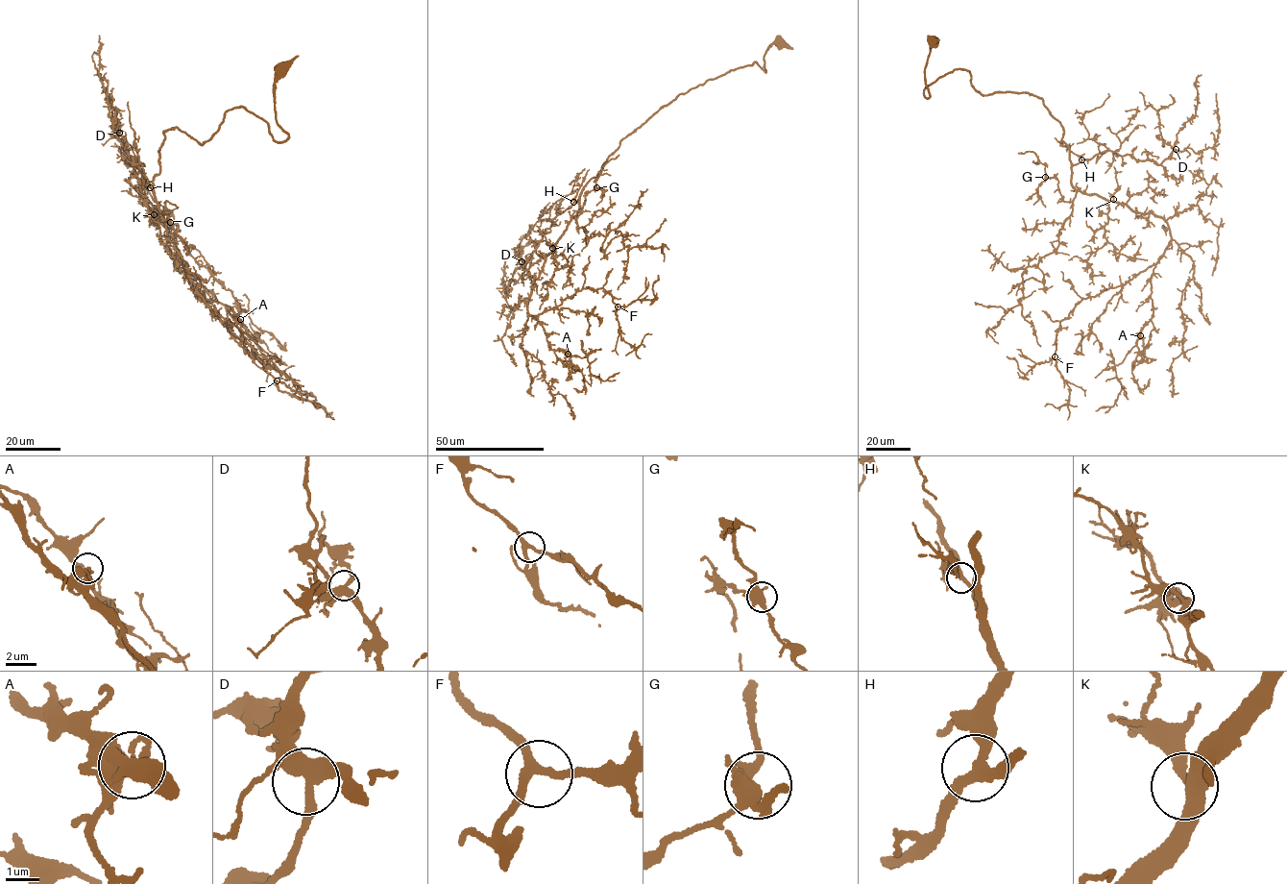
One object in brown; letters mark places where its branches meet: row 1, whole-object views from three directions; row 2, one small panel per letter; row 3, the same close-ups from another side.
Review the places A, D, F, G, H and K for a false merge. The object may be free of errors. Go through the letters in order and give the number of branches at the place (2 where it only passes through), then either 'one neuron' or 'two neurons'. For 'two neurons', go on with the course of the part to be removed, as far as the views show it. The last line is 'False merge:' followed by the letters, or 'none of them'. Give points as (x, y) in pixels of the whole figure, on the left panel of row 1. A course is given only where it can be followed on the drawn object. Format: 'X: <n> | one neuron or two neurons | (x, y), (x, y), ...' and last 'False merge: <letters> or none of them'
A: 2 | two neurons | (240, 319), (245, 331), (260, 340), (249, 324)
D: 3 | one neuron
F: 3 | one neuron
G: 3 | one neuron
H: 3 | one neuron
K: 3 | one neuron
False merge: A

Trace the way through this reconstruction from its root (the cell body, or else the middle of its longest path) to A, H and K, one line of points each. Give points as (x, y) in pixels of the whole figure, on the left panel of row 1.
A: (283, 67), (285, 140), (233, 108), (204, 143), (163, 132), (153, 181), (184, 267), (240, 319)
H: (283, 67), (275, 106), (285, 140), (241, 107), (202, 144), (175, 127), (163, 132), (155, 196), (150, 187)
K: (283, 67), (288, 137), (241, 107), (202, 144), (163, 132), (163, 221), (154, 214)

